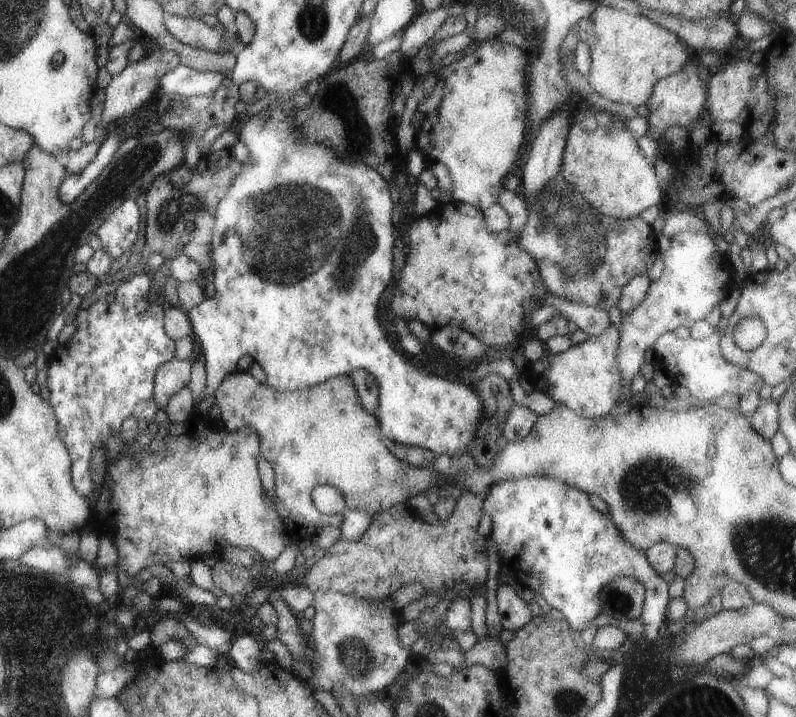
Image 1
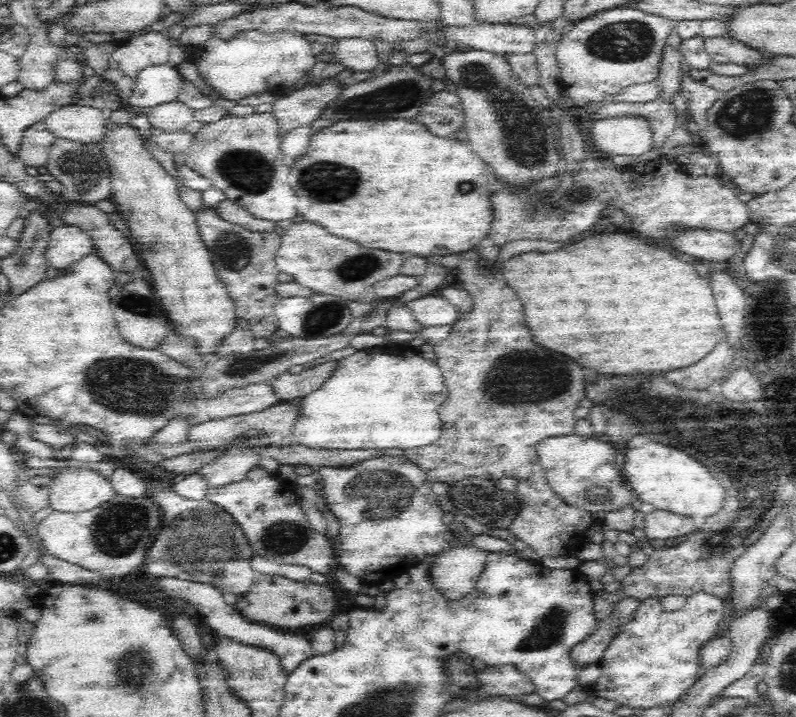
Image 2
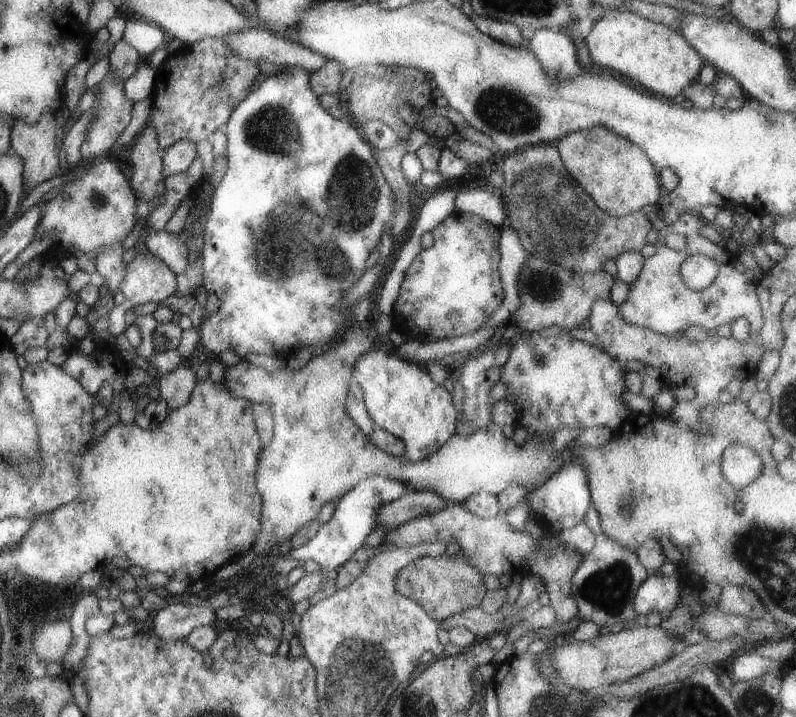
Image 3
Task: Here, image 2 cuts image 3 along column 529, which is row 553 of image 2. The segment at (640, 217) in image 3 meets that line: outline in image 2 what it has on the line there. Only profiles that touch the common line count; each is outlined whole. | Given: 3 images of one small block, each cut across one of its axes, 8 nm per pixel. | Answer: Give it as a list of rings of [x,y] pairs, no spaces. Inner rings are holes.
[[[158,485],[154,490],[150,490],[152,500],[160,509],[162,515],[163,526],[155,537],[155,542],[148,548],[146,552],[146,561],[142,569],[146,574],[157,578],[170,577],[180,580],[187,580],[196,583],[212,584],[223,592],[223,588],[232,591],[235,596],[246,596],[250,592],[250,587],[262,575],[256,572],[250,566],[250,557],[254,555],[253,548],[248,543],[244,532],[240,526],[236,524],[231,514],[228,514],[220,506],[214,505],[212,502],[204,499],[202,501],[192,501],[179,496],[171,488],[164,488]]]

